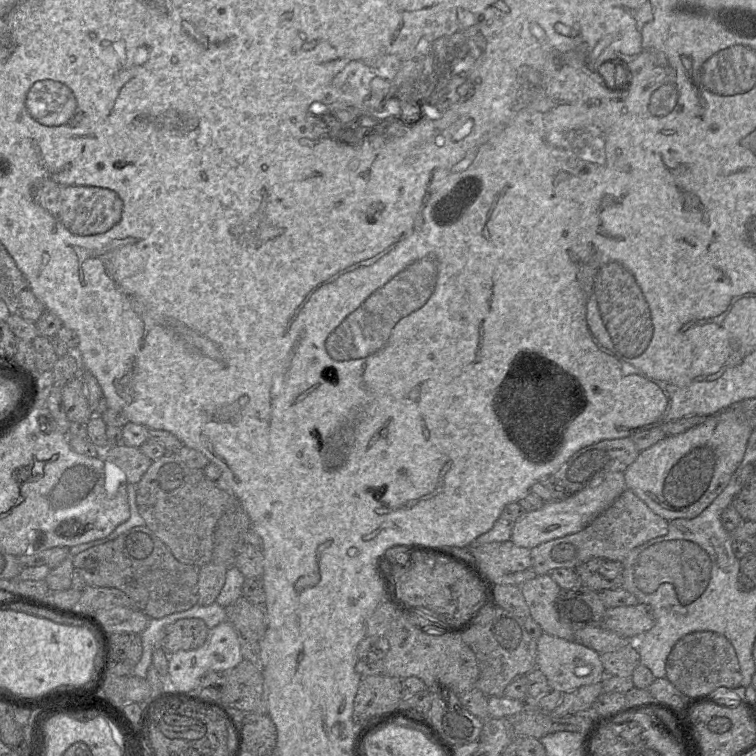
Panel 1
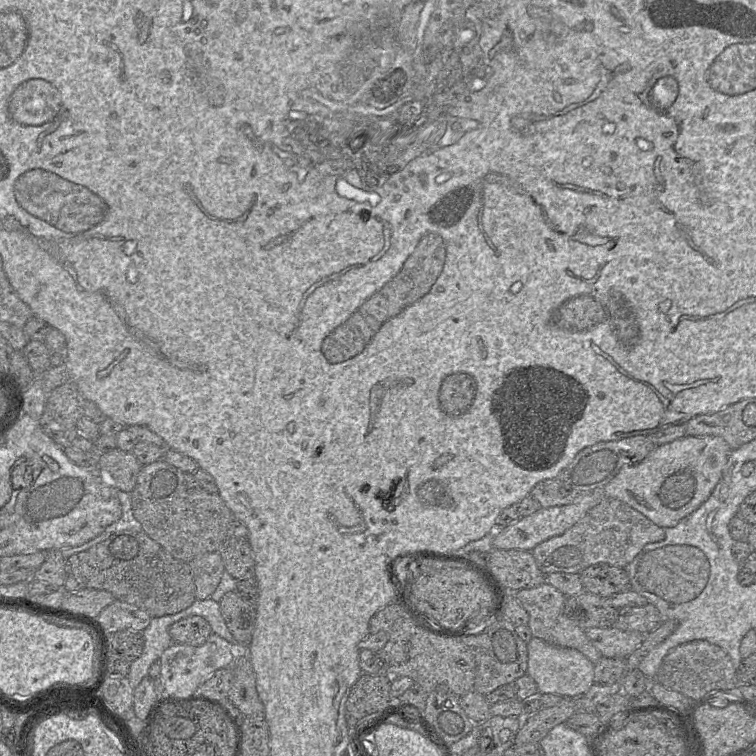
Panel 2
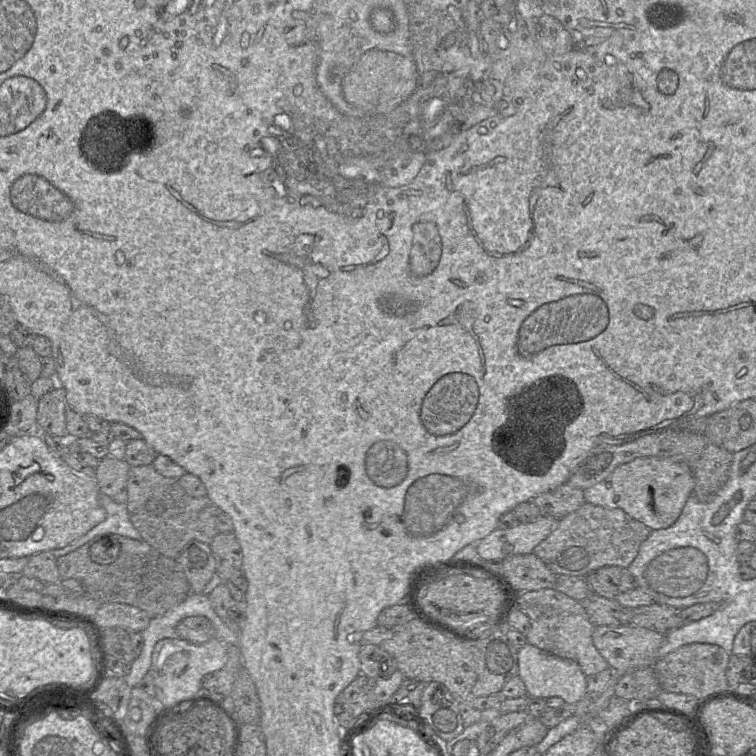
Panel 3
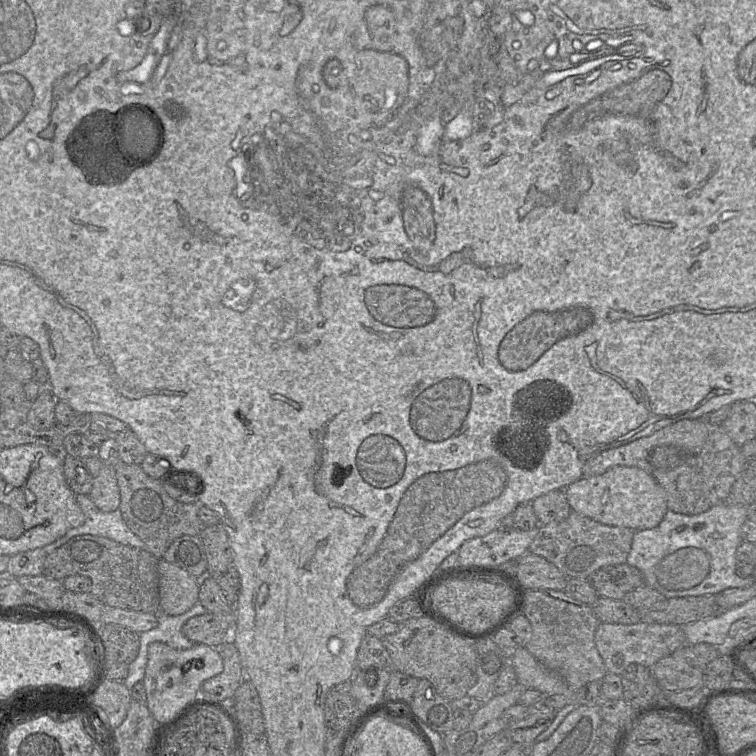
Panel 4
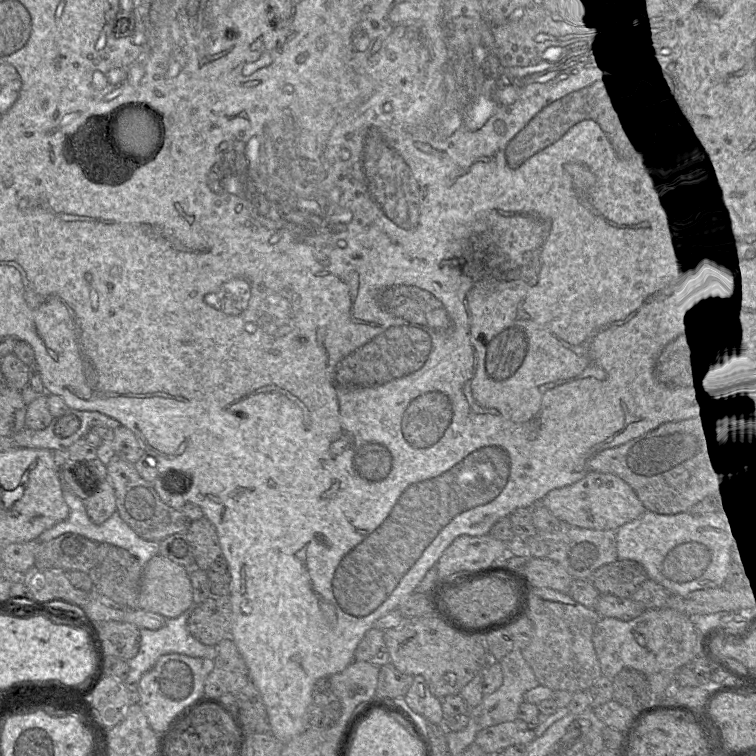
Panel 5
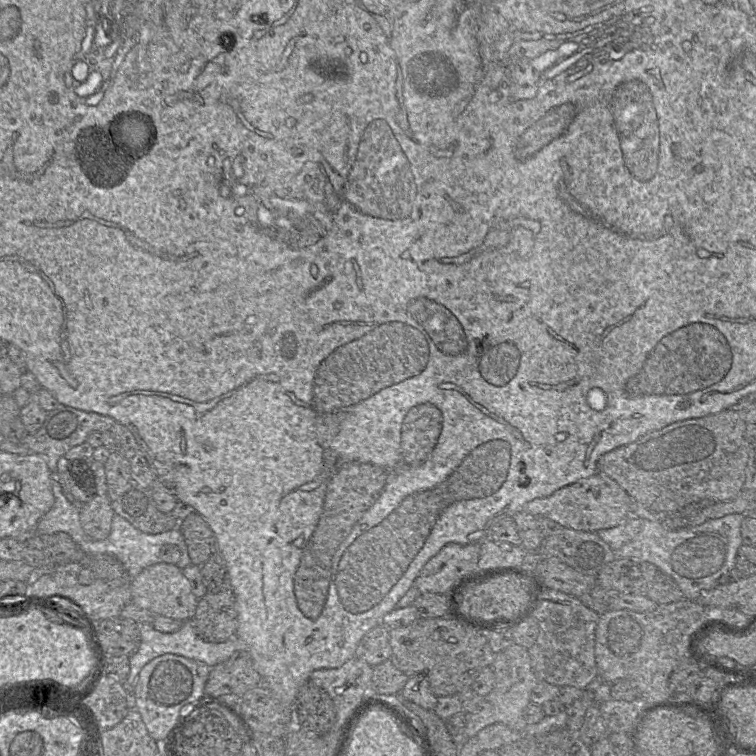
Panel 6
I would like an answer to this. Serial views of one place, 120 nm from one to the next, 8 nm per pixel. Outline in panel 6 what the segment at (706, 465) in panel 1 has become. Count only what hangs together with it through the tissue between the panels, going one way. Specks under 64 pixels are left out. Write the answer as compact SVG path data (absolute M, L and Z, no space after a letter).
M597 472L562 487L547 497L525 503L524 511L536 517L547 517L565 528L596 532L615 527L632 516L633 499L616 481L604 473Z

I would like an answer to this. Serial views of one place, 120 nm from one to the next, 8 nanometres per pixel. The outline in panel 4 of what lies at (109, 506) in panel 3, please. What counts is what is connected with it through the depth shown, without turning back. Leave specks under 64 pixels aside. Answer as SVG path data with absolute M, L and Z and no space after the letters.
M76 495L76 500L85 516L84 523L68 530L62 537L44 546L43 549L47 554L78 535L103 536L124 545L146 549L145 543L129 529L119 509L109 513L102 512L95 506L89 495Z

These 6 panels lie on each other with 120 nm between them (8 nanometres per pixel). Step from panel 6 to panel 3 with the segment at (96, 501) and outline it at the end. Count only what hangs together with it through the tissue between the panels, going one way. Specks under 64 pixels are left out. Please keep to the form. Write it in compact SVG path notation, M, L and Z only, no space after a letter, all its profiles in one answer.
M106 456L99 460L95 478L101 494L110 497L114 502L126 504L127 479L130 466L125 460Z

